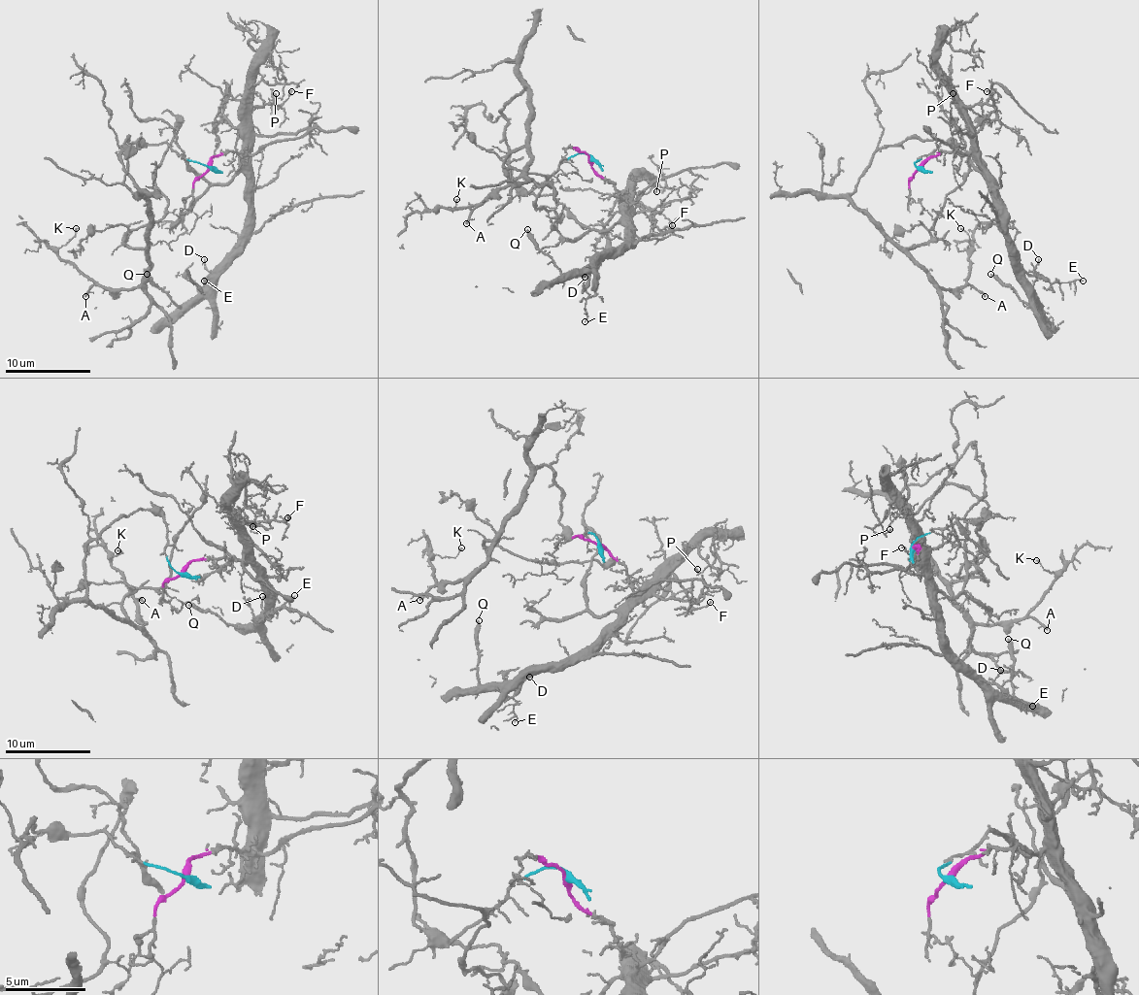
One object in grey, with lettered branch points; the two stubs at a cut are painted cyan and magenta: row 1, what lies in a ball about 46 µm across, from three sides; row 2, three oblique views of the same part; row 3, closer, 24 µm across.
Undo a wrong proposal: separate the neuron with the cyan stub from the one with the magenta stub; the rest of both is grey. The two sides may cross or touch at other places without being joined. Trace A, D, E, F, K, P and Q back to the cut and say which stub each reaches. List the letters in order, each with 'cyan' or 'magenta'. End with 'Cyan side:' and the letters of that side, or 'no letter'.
A: cyan
D: magenta
E: magenta
F: magenta
K: cyan
P: magenta
Q: magenta
Cyan side: A, K

